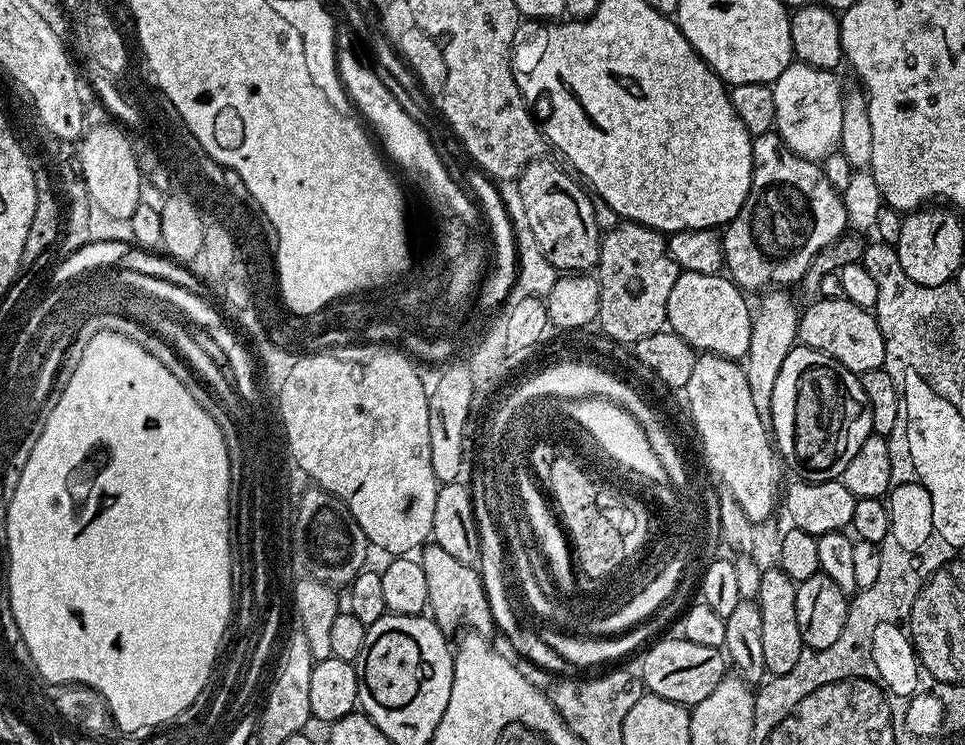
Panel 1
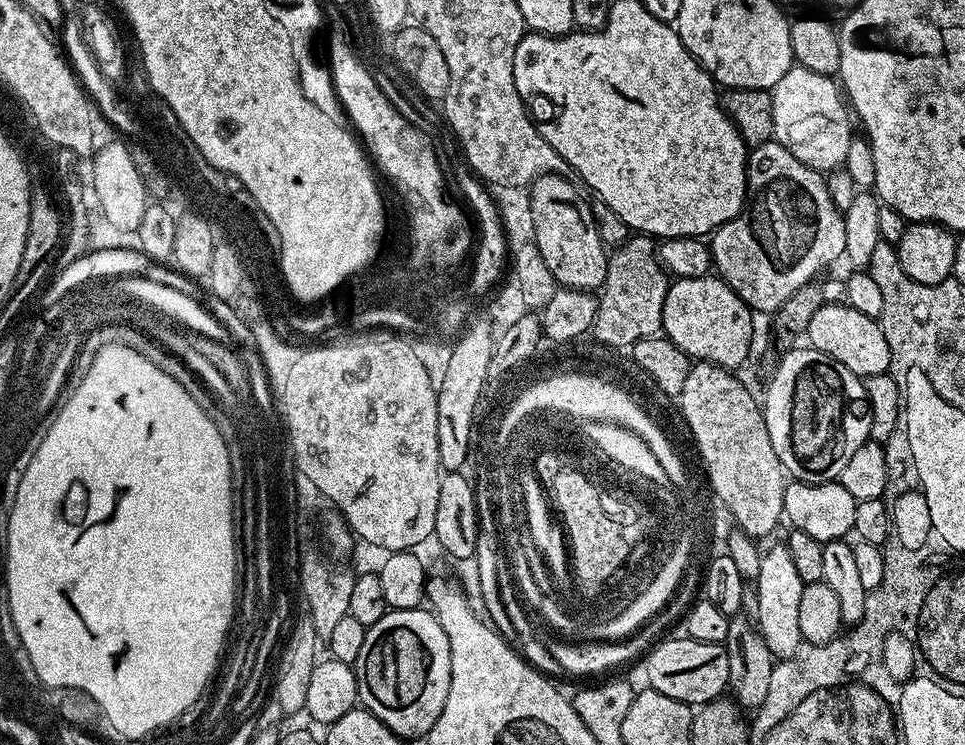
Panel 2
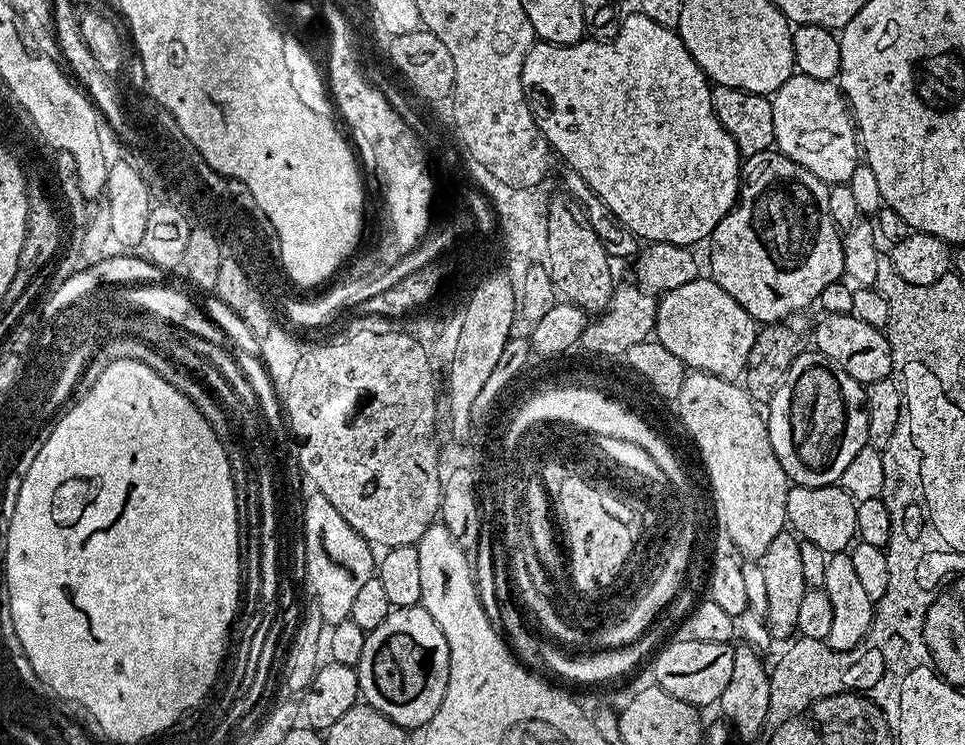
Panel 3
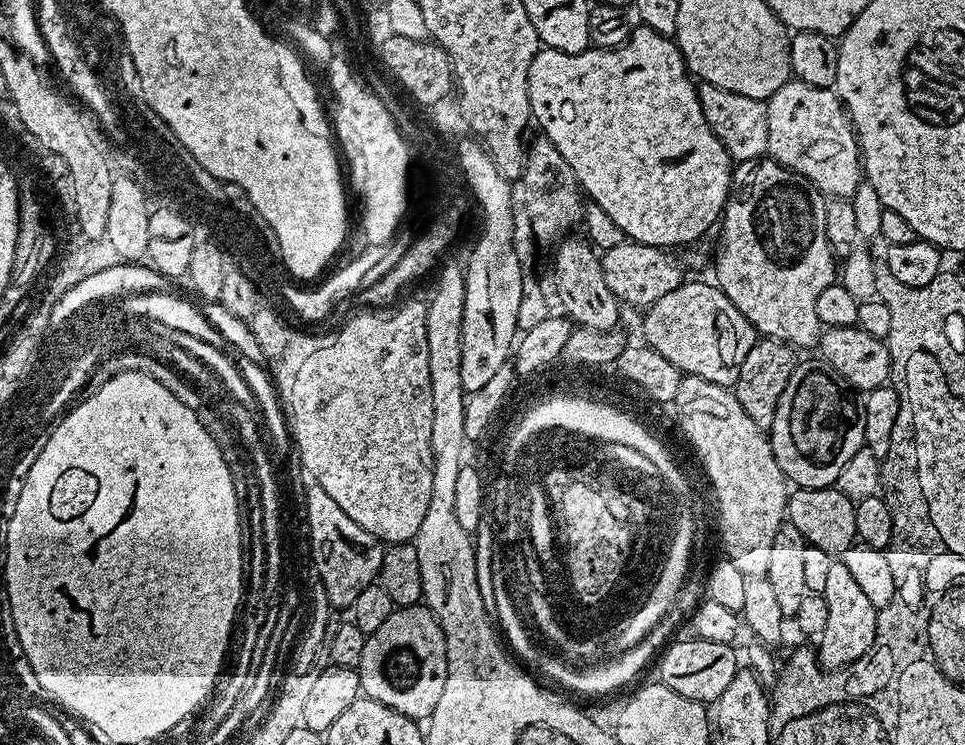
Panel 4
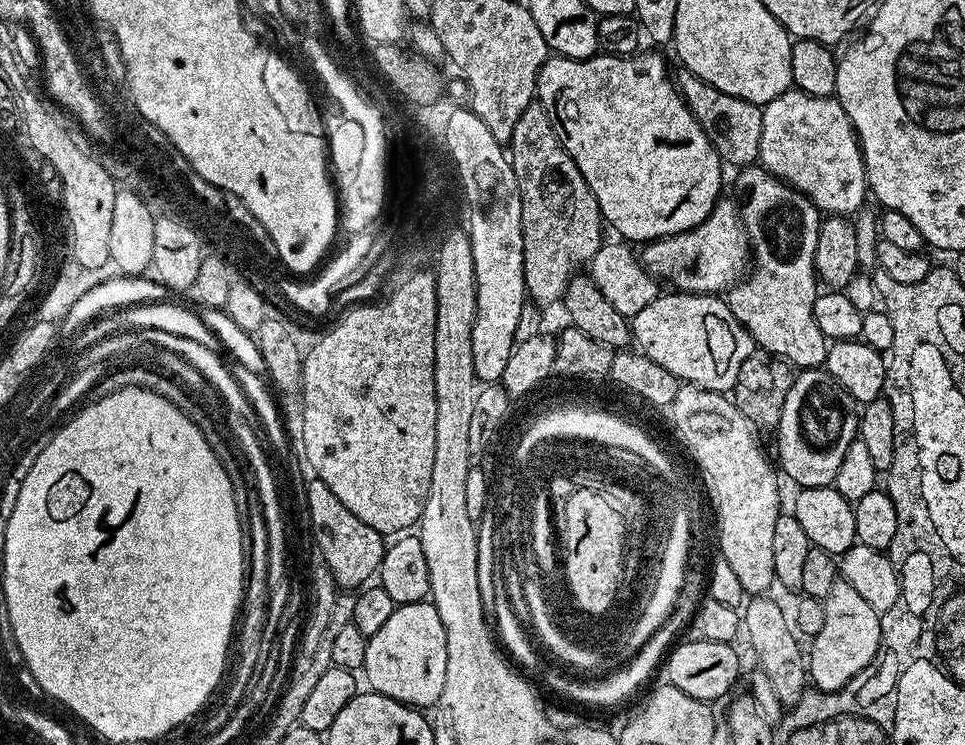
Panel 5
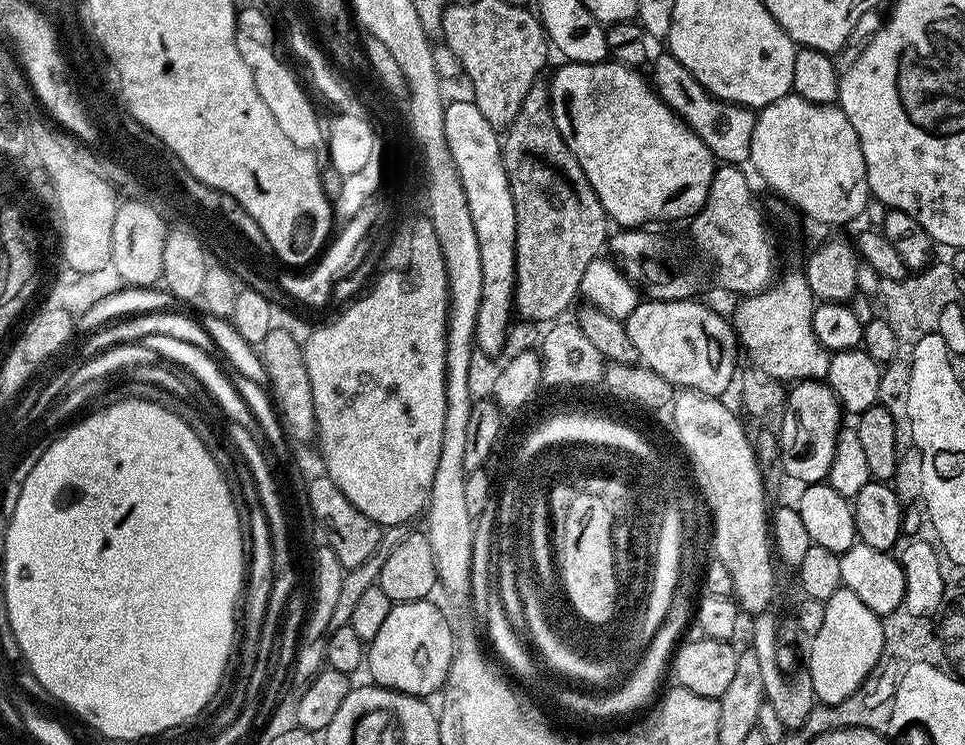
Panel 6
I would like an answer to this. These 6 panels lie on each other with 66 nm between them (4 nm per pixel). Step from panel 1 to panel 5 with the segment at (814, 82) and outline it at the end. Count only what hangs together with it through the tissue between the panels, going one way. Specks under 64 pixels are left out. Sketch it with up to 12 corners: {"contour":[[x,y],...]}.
{"contour":[[789,90],[763,105],[759,159],[821,213],[870,189],[839,100]]}

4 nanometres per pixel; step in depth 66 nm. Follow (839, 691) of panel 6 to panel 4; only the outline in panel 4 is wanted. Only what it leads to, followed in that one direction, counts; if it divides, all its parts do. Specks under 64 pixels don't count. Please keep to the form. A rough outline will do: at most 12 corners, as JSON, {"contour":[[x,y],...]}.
{"contour":[[833,559],[822,593],[818,637],[825,669],[867,656],[876,633],[870,606],[843,559]]}

